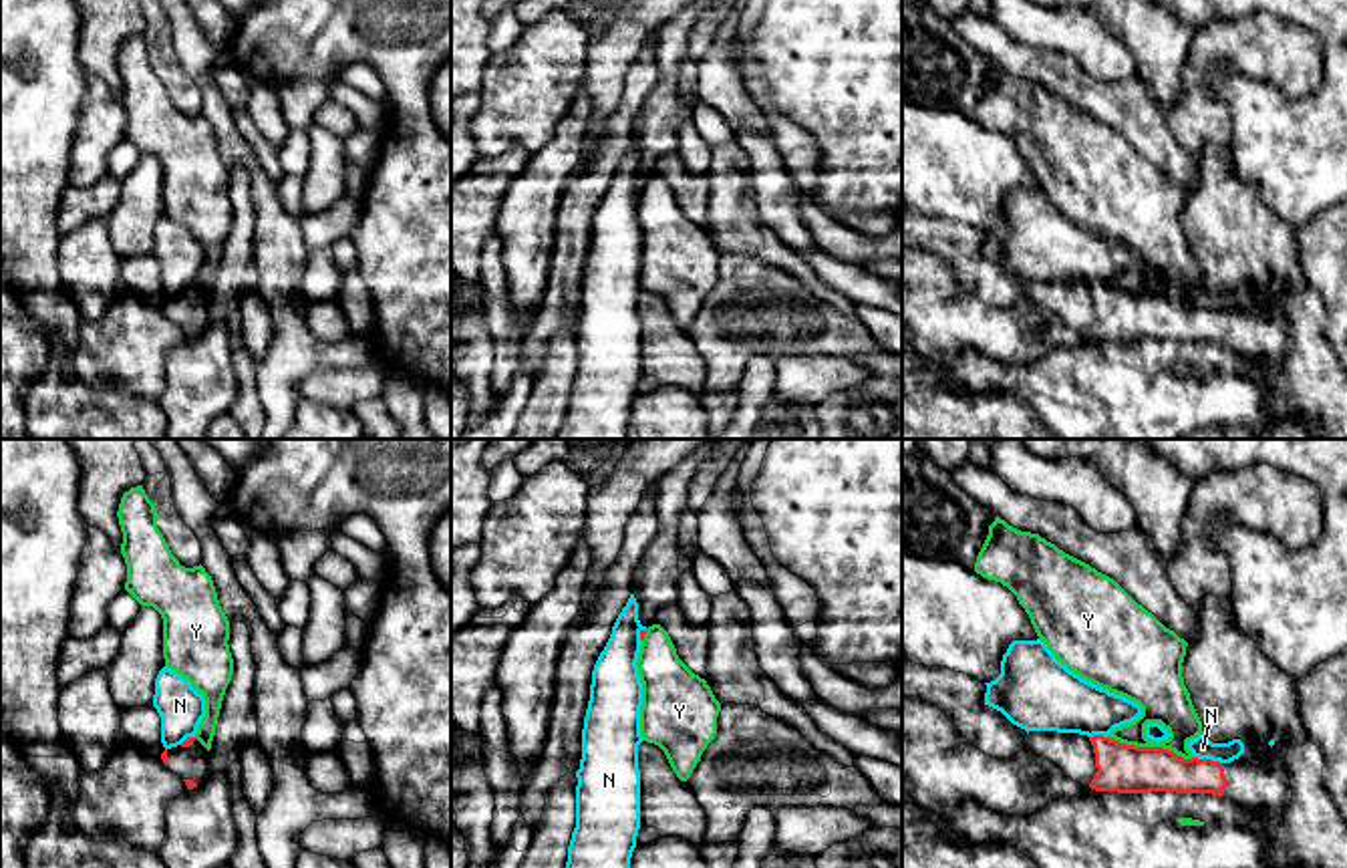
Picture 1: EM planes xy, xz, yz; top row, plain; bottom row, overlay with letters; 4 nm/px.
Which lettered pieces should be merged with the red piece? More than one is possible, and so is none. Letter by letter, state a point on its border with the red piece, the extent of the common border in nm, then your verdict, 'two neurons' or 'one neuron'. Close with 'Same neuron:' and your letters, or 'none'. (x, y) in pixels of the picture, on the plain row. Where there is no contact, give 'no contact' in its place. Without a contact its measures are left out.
N: yz (1209, 309) | 120 nm | two neurons
Y: yz (1150, 297) | 360 nm | two neurons
Same neuron: none

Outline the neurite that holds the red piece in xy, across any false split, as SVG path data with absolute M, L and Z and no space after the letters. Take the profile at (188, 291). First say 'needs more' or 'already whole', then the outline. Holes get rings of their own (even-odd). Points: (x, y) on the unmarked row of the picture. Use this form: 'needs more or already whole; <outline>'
needs more; M195 286L165 298L161 308L173 322L183 326L187 338L201 334L213 322L209 300Z

